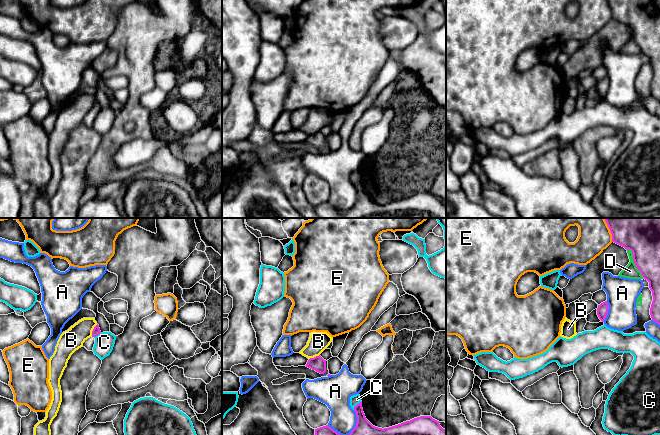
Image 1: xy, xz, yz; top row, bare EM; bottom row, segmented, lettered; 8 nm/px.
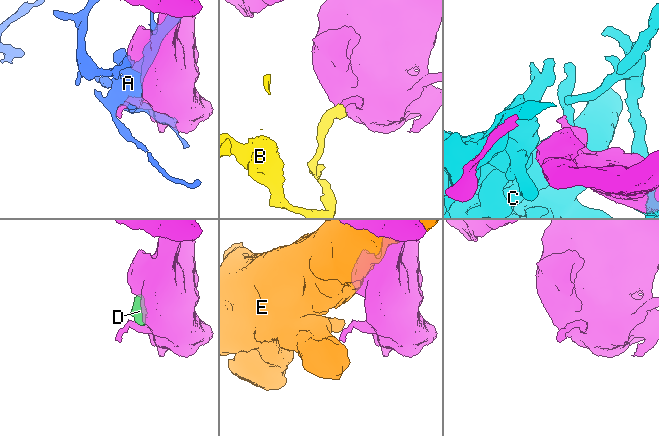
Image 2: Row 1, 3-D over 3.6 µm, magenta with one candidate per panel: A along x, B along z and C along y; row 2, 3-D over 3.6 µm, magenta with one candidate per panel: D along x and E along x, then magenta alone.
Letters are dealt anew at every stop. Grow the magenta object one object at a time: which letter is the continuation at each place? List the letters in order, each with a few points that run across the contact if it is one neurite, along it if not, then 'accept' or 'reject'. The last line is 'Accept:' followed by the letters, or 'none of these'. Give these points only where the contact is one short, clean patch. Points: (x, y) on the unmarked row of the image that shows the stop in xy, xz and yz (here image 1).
A: reject
B: line xy (97, 100), (91, 112); reject
C: reject
D: reject
E: reject
Accept: none of these

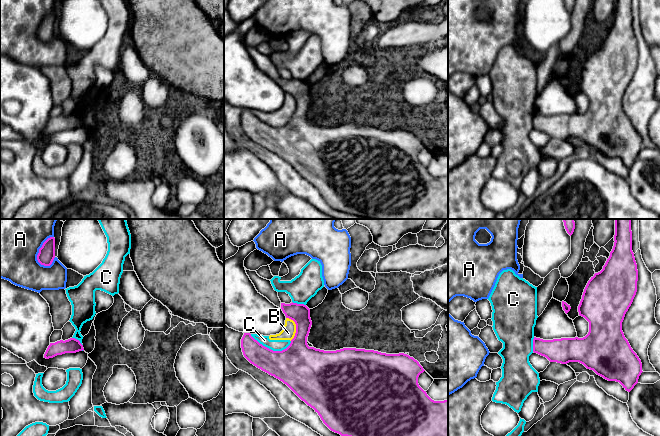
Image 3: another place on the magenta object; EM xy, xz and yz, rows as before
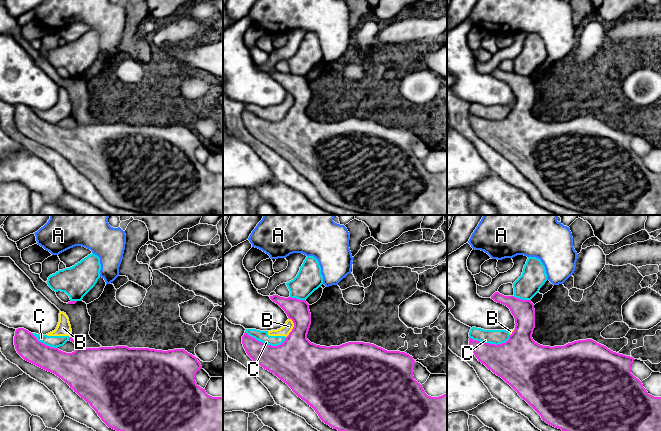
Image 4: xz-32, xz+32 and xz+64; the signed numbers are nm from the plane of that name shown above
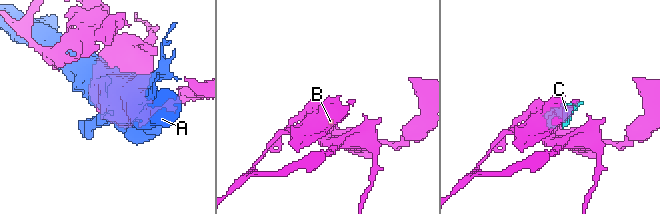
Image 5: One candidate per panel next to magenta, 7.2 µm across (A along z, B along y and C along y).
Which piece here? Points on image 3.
A: reject
B: reject
C: reject
Accept: none of these

